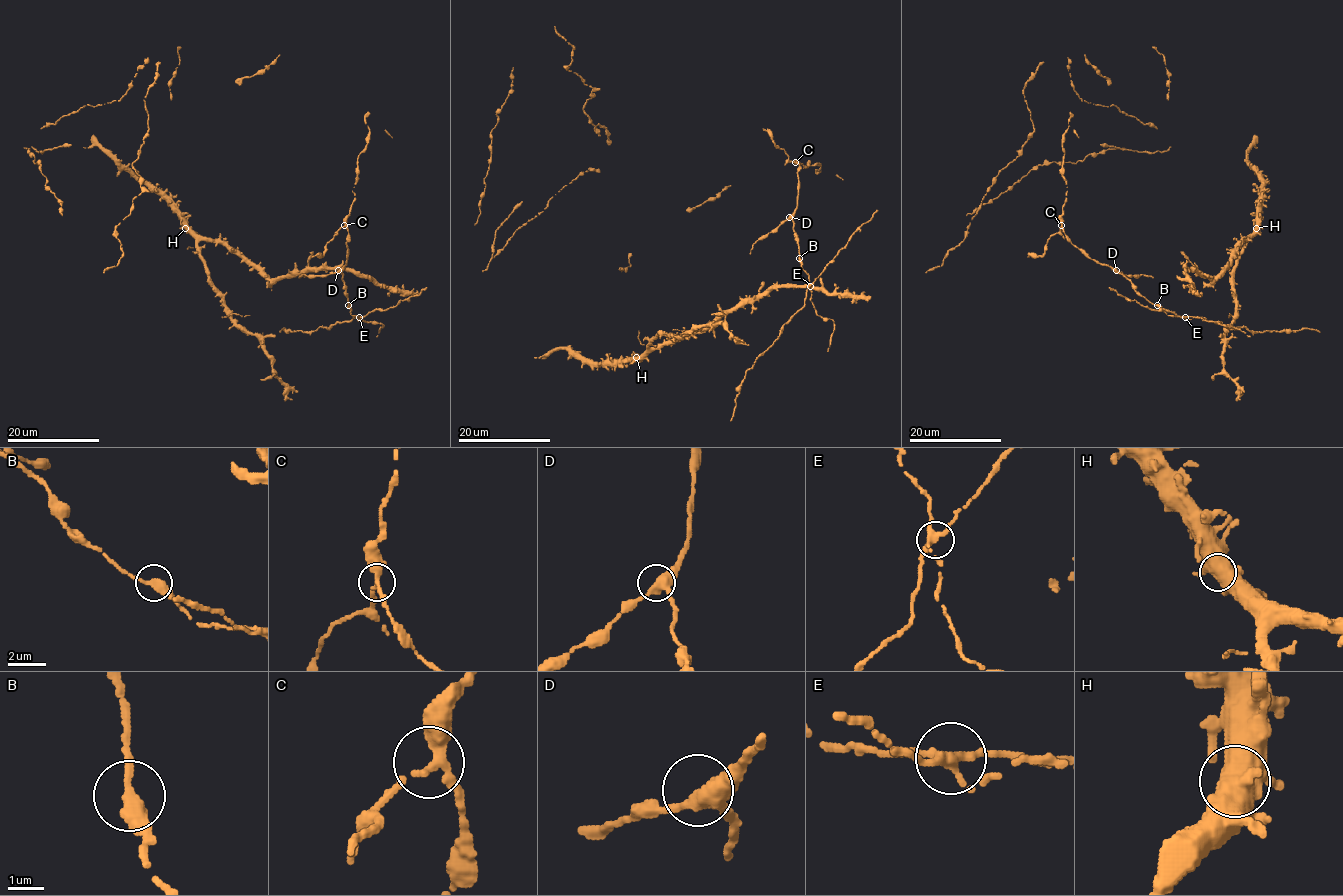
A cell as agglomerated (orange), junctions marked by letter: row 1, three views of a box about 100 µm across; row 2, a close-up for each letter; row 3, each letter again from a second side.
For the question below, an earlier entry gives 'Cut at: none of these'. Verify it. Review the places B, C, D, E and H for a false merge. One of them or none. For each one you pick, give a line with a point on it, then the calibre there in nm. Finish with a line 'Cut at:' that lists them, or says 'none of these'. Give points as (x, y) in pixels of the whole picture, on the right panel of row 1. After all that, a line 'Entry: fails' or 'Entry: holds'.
E: at (1185, 317); 300 nm thick
Cut at: E
Entry: fails

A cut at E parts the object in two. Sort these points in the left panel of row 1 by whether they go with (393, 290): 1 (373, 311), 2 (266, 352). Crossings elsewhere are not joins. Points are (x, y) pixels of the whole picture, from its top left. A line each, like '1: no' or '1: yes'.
1: no
2: yes

